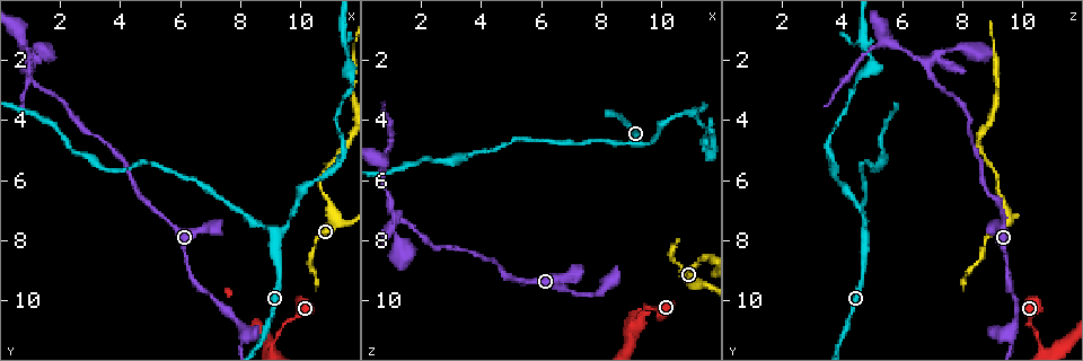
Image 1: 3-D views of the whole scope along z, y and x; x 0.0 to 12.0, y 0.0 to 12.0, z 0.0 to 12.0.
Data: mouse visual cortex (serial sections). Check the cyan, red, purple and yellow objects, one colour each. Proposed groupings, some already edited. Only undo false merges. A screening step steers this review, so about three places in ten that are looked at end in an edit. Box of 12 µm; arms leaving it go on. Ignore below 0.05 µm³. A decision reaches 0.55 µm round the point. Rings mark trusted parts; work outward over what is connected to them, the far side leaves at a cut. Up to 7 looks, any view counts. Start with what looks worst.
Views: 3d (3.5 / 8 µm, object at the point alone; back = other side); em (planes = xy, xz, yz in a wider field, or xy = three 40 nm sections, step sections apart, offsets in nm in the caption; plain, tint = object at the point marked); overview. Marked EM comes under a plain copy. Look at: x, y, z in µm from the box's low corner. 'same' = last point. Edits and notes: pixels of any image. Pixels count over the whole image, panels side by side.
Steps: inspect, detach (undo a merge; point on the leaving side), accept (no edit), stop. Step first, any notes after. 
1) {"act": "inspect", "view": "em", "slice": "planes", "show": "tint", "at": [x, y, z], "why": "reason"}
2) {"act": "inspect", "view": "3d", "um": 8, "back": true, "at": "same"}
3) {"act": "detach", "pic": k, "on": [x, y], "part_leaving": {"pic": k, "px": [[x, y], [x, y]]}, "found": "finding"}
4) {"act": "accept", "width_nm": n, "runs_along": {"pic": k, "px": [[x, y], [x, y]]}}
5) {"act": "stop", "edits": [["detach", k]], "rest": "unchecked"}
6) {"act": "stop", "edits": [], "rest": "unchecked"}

{"act": "inspect", "view": "3d", "um": 3.5, "at": [1.0, 2.2, 6.8], "why": "four or more arms meet"}

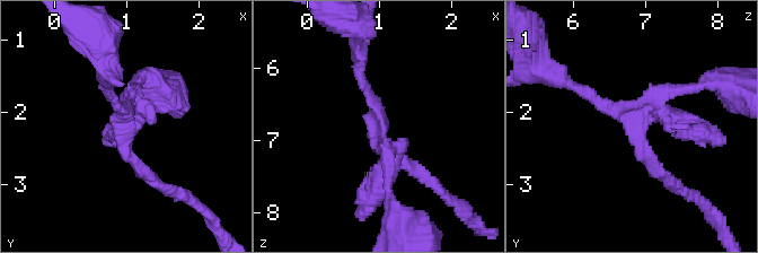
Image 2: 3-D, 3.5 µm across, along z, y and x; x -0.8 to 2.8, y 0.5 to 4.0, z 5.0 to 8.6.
{"act": "inspect", "view": "em", "slice": "planes", "show": "tint", "at": [0.95, 2.15, 6.85], "arms": 4, "arm_widths_nm": [150, 200, 200, 300]}

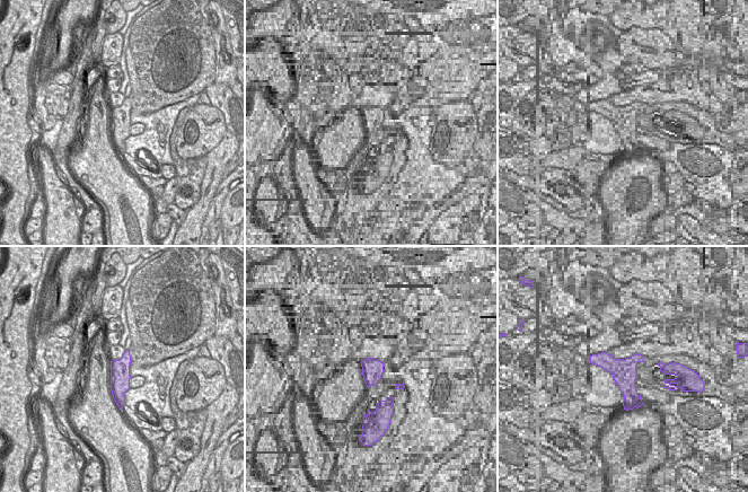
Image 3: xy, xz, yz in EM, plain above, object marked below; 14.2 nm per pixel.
{"act": "inspect", "view": "em", "slice": "xy", "step": 1, "show": "tint", "at": "same", "why": "another direction"}

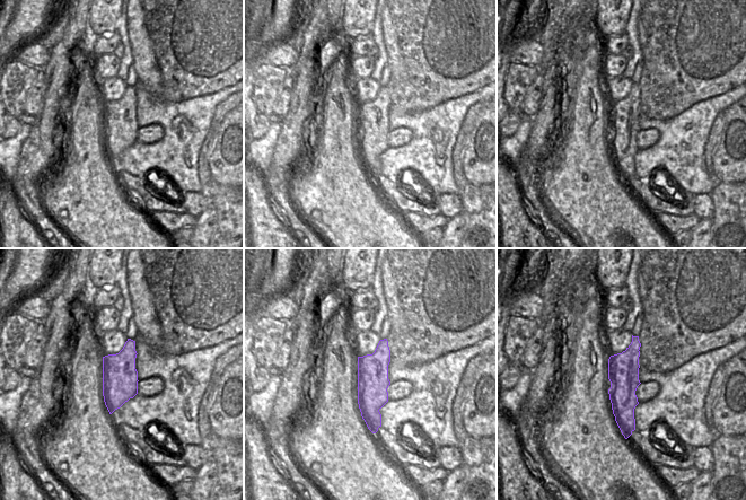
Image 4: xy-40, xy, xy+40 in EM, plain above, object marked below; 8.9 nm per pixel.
{"act": "detach", "pic": 2, "on": [692, 134], "width_nm": 280, "part_leaving": {"pic": 2, "px": [[661, 111], [725, 142]]}, "found": "a second cell is stuck on"}

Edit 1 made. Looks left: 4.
{"act": "inspect", "view": "3d", "um": 8, "at": [9.2, 7.8, 4.8], "why": "narrows sharply"}

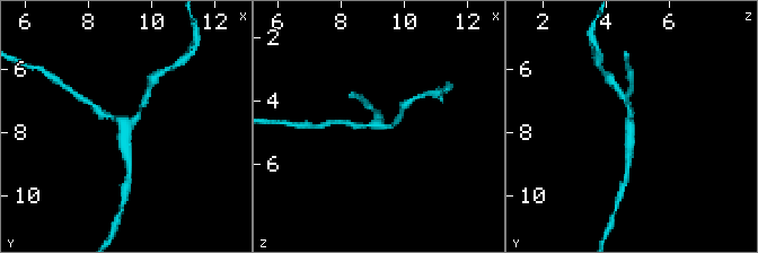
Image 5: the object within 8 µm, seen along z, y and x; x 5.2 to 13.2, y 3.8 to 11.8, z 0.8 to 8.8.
{"act": "inspect", "view": "em", "slice": "xy", "step": 1, "show": "tint", "at": [9.1, 7.9, 4.7], "arms": 3, "arm_widths_nm": [100, 150, 200]}

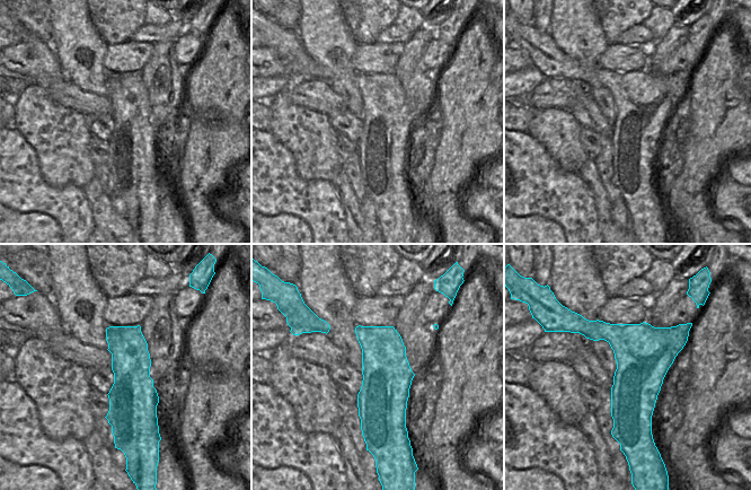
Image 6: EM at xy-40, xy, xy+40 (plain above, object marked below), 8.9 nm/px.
{"act": "accept", "runs_along": {"pic": 5, "px": [[128, 159], [124, 128], [143, 103]]}, "found": "one cell here"}

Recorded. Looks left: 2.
{"act": "inspect", "view": "3d", "um": 3.5, "at": [10.8, 6.7, 9.4], "why": "abrupt turn"}

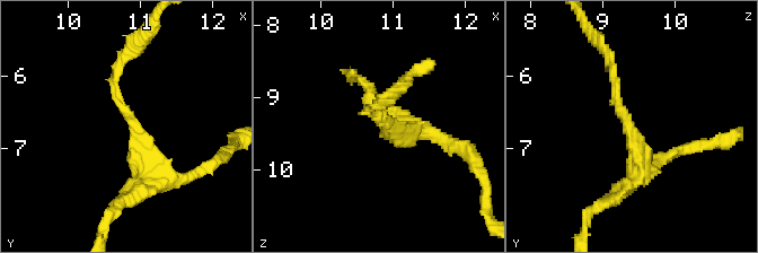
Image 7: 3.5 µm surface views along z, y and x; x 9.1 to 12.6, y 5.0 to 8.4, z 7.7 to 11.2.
{"act": "inspect", "view": "em", "slice": "xy", "step": 1, "show": "tint", "at": [10.85, 6.65, 9.35], "arm_widths_nm": [150, 300], "why": "shape alone is not enough"}

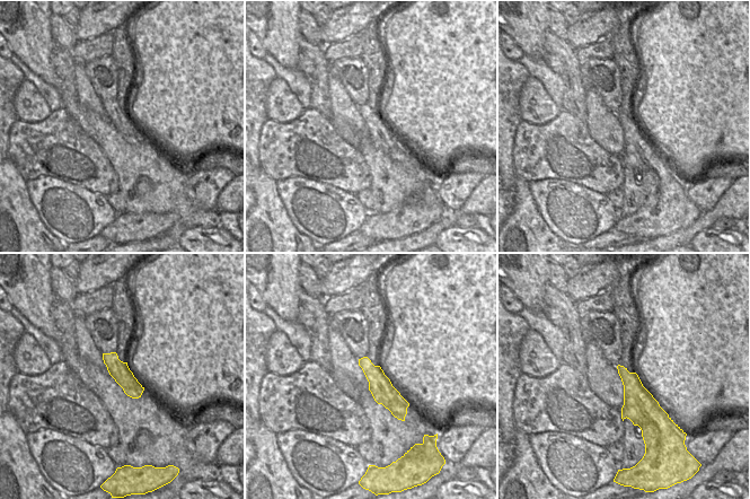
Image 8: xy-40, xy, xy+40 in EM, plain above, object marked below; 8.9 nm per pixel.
{"act": "accept", "runs_along": {"pic": 8, "px": [[361, 361], [402, 417]]}, "found": "one cell here"}

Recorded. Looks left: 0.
{"act": "stop", "edits": [["detach", 2]], "rest": "unchecked"}

